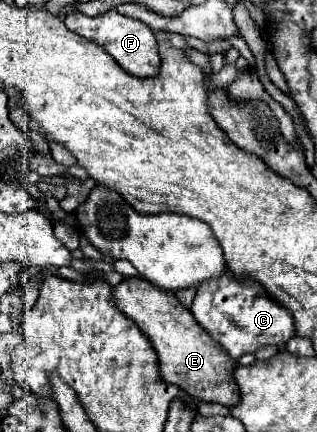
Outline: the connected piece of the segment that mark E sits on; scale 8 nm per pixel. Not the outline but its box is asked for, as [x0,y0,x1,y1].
[114,279,240,409]

